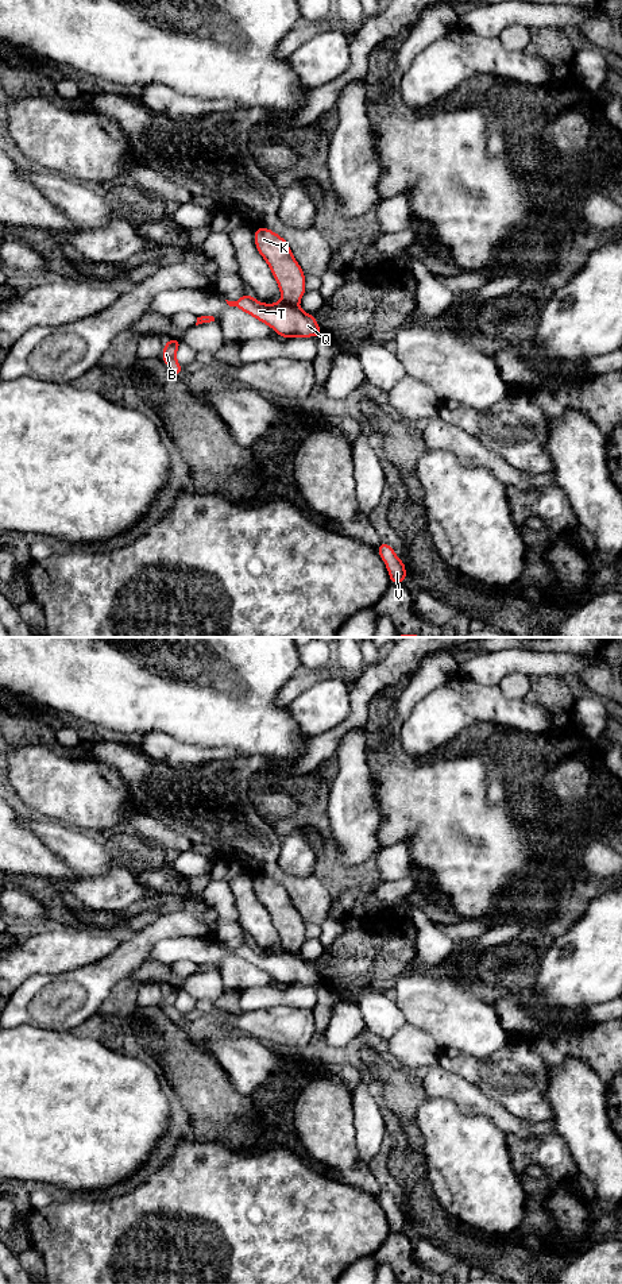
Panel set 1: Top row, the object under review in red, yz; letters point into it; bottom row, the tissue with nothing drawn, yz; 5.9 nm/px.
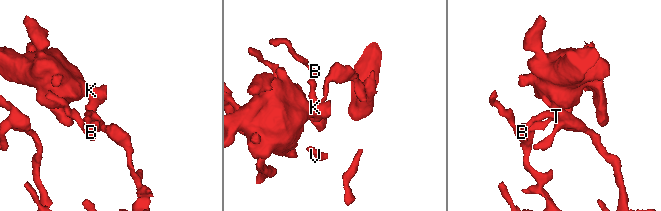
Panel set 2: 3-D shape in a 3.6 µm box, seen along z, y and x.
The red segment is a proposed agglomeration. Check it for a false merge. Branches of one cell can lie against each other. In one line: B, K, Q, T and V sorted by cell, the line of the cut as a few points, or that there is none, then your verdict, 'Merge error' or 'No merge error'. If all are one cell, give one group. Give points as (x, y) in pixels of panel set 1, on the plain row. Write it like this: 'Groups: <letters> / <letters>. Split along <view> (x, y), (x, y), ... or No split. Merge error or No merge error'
Groups: B Q T V / K. Split along yz (282, 949), (296, 953). Merge error

